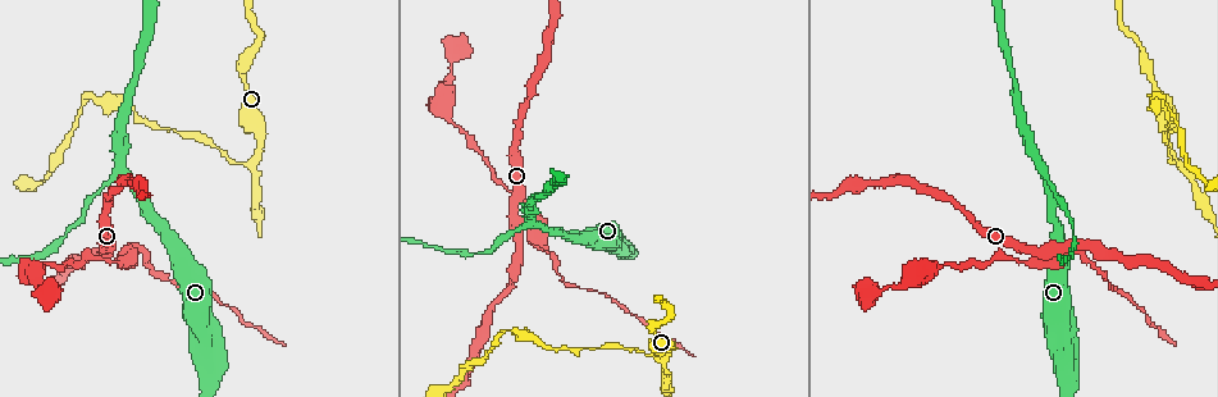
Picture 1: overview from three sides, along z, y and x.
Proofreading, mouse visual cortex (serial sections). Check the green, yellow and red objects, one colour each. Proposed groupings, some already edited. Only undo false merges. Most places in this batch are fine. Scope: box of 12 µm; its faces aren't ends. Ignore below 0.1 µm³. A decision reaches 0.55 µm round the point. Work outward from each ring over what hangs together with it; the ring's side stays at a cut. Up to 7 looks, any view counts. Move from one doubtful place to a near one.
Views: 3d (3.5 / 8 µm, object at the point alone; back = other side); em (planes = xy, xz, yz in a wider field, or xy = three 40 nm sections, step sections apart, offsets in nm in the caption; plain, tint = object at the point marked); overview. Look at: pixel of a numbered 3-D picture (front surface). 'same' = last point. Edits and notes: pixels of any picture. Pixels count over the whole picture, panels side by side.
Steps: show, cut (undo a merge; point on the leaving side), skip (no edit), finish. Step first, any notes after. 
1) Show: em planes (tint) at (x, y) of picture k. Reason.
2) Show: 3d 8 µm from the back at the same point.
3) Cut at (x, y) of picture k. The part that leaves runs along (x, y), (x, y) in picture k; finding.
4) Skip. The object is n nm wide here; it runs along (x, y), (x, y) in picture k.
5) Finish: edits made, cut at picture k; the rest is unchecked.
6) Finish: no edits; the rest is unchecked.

Show: 3d 3.5 µm at (122, 170) of picture 1. Sharp bend.

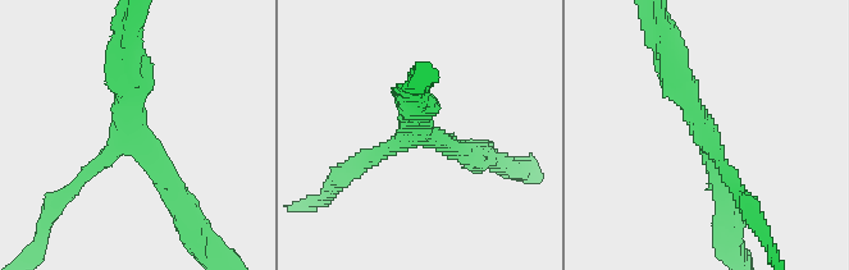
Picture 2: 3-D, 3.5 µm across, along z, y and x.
Show: em xy step 1 (tint) at (133, 135) of picture 2. 3 arms meet here; the arms are 200, 250, 350 nm wide.

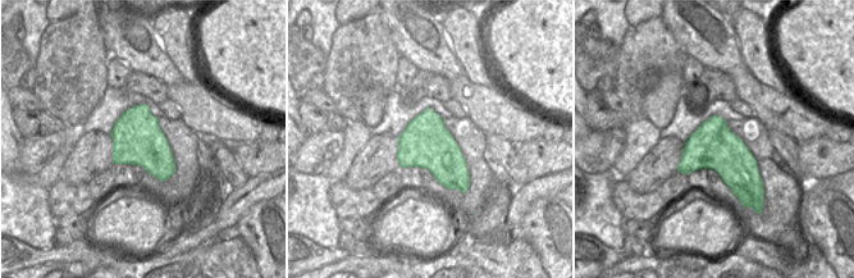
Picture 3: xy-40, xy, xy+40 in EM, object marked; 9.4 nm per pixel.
Skip. It runs along (182, 205), (131, 133), (127, 63) in picture 2; all the same cell.

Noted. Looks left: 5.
Show: em xy step 5 (tint) at (1049, 255) of picture 1. Four or more arms meet.

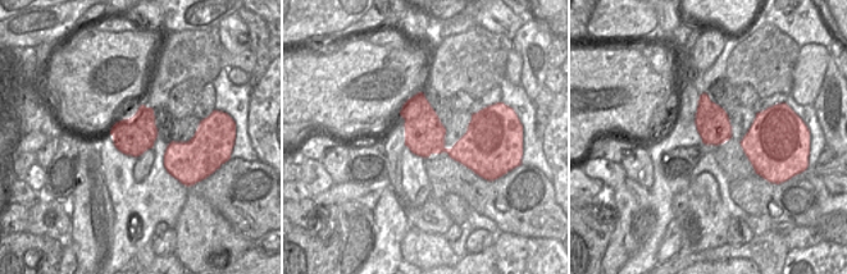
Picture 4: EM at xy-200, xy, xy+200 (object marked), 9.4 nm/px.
Show: 3d 3.5 µm from the back at the same point. Wider look.

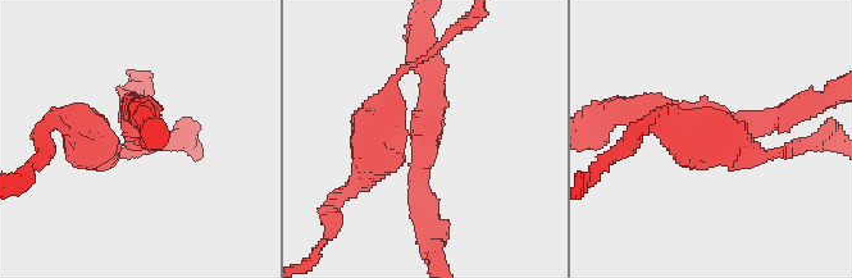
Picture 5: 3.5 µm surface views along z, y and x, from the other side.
Skip. The arms are 200, 300, 300, 500 nm wide; it runs along (135, 113), (142, 133), (112, 156) in picture 5; continuous, no second cell.

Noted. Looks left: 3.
Show: 3d 3.5 µm at (1179, 164) of picture 1. Two arms in line, one across.

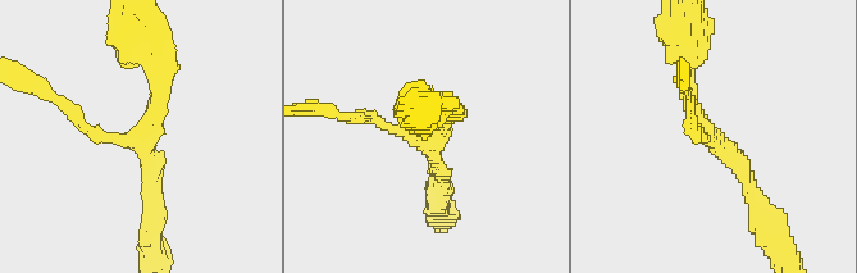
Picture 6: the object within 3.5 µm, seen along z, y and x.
Show: em xy step 2 (tint) at (710, 137) of picture 6. 3 arms meet here; the arms are 150, 150, 250 nm wide; need the tissue.

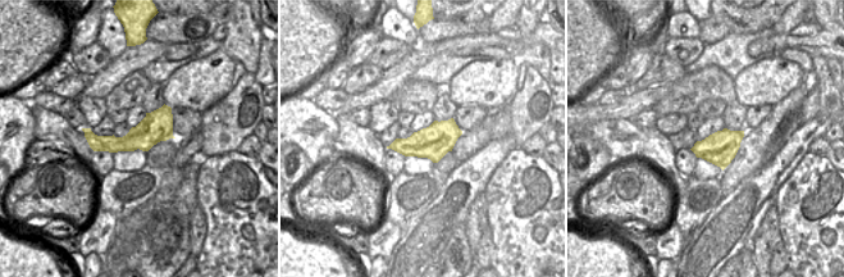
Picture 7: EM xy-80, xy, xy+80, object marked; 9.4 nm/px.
Skip. One cell here.

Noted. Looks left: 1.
Finish: no edits; the rest is unchecked.

